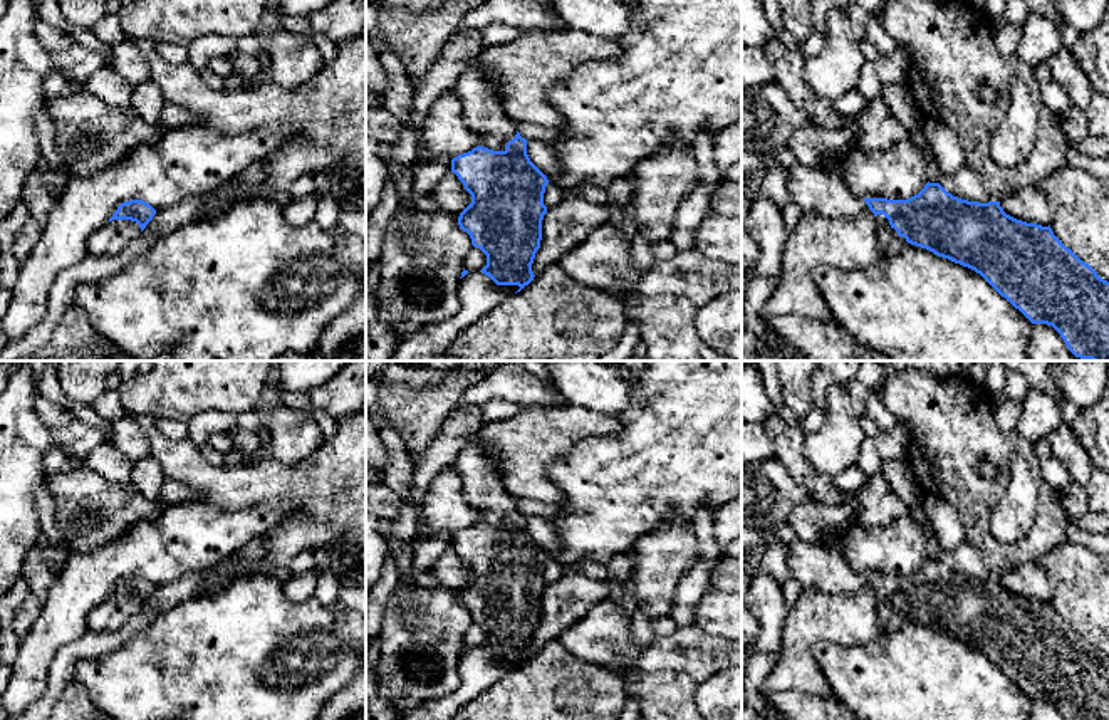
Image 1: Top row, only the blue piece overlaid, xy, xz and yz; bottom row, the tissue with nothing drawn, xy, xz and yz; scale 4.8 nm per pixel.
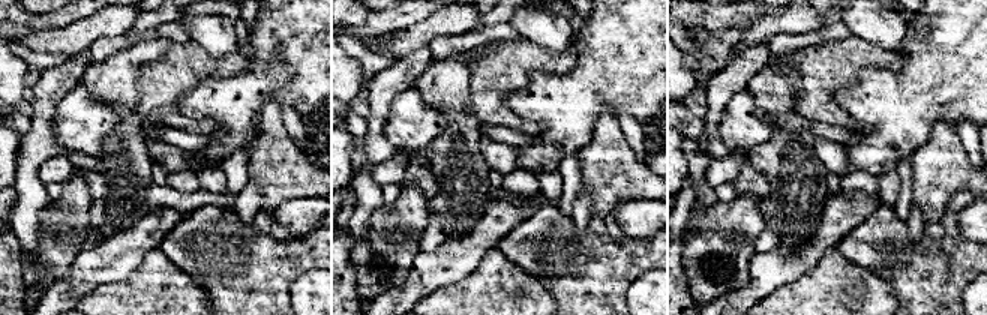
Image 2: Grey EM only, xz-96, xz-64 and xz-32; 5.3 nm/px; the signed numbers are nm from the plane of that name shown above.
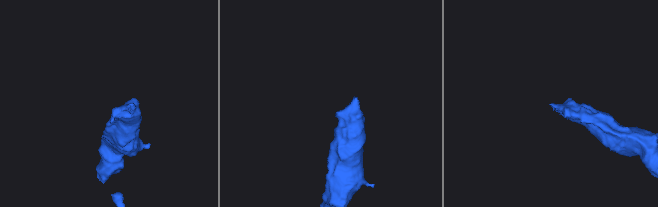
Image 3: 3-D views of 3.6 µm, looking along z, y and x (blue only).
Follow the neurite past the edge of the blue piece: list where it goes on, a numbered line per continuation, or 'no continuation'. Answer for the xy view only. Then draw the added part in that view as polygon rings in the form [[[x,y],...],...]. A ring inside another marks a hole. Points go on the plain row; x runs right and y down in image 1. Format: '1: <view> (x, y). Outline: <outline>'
1: xy (114, 611). Outline: [[[112,596],[96,606],[87,616],[87,629],[116,631],[133,616],[141,613],[141,604],[131,596]]]

